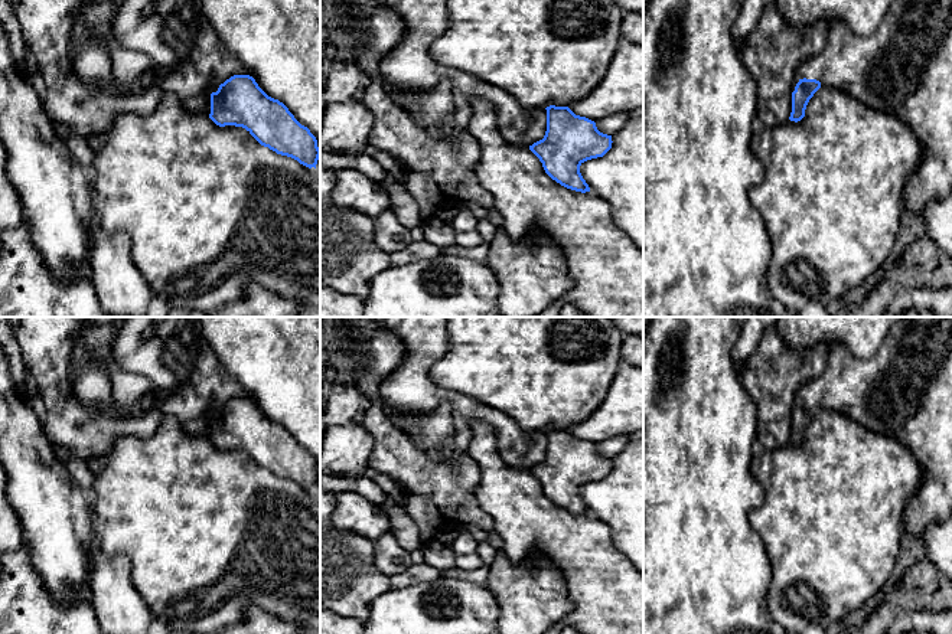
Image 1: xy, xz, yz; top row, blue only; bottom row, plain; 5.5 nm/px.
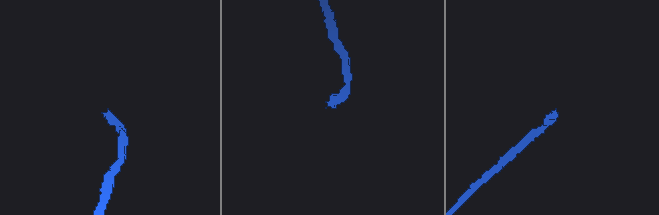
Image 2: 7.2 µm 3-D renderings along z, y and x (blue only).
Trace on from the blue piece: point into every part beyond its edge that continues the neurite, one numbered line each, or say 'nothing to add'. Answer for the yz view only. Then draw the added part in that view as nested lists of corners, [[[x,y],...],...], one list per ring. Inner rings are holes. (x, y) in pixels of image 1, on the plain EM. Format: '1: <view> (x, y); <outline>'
1: yz (905, 389); [[[899,317],[881,341],[880,349],[867,359],[852,357],[842,343],[834,344],[822,370],[805,383],[798,402],[816,402],[865,428],[891,435],[906,445],[925,471],[920,488],[907,500],[903,524],[913,536],[923,537],[932,523],[952,513],[952,317]]]

